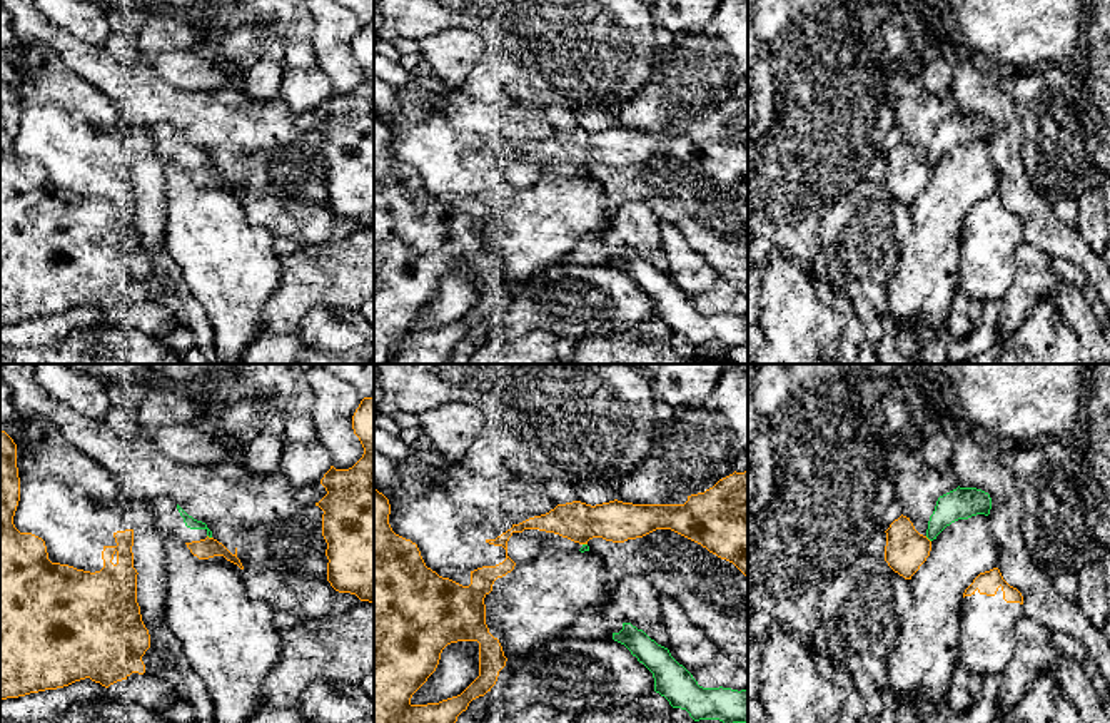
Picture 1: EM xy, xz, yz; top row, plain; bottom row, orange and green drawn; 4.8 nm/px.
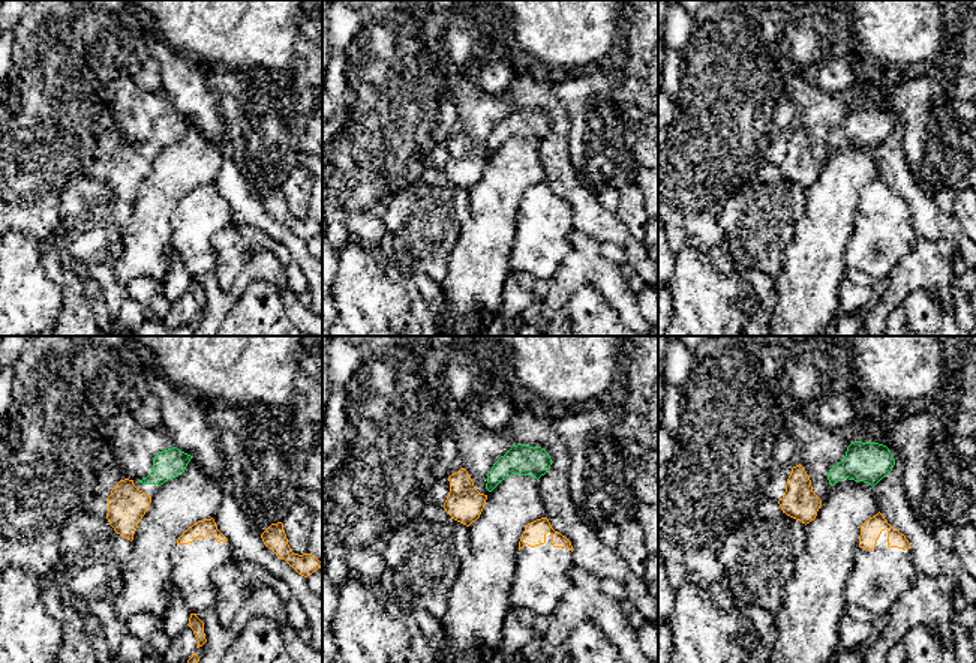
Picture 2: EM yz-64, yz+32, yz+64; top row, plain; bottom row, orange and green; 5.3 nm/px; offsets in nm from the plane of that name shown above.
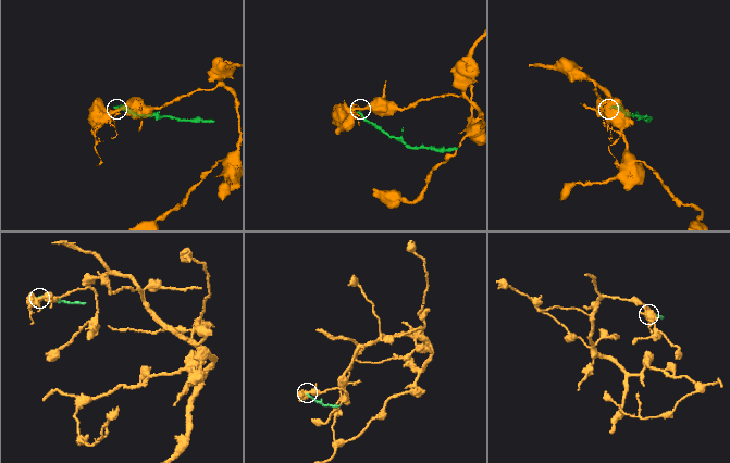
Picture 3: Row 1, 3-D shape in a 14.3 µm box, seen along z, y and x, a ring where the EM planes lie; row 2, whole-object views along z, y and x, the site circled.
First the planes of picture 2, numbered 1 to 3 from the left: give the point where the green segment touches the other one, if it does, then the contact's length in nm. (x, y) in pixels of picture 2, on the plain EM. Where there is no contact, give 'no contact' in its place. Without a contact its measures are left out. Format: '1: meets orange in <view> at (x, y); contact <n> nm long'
1: no contact
2: no contact
3: no contact

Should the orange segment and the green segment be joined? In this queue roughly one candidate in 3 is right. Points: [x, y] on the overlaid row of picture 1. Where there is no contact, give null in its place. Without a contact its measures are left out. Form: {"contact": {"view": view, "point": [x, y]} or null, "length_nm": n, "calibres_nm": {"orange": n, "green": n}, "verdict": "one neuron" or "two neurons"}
{"contact": {"view": "yz", "point": [928, 540]}, "length_nm": 40, "calibres_nm": {"orange": 200, "green": 160}, "verdict": "two neurons"}

